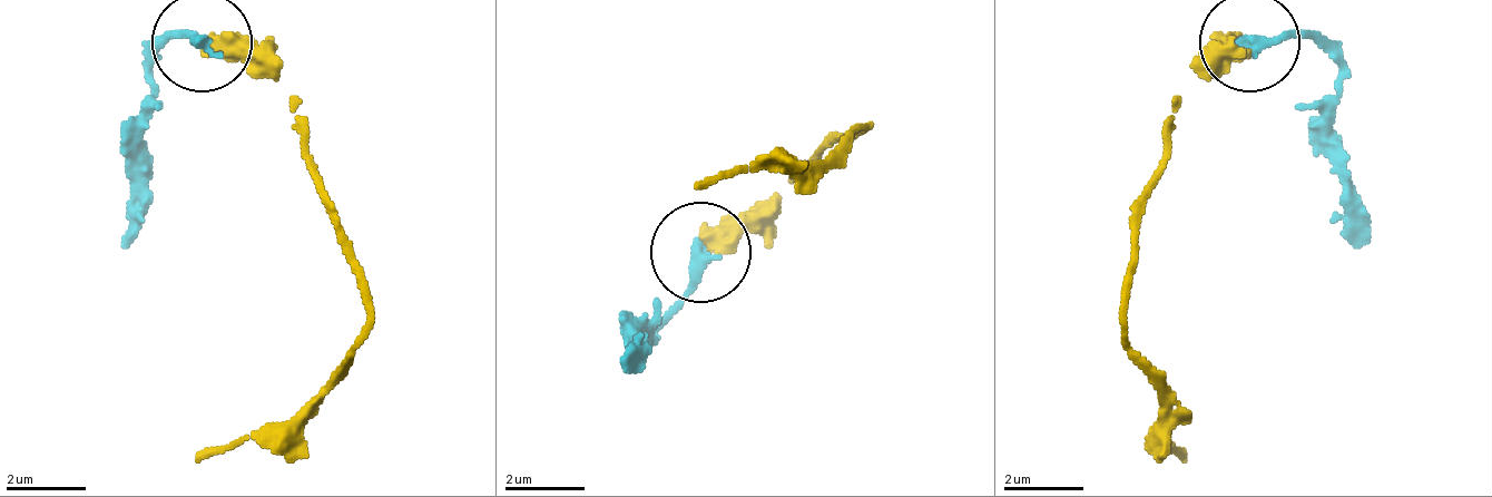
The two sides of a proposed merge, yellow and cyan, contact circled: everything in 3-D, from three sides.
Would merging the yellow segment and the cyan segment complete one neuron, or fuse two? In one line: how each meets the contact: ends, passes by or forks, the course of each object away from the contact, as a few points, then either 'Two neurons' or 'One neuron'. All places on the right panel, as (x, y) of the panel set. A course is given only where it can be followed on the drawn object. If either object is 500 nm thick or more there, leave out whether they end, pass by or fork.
At the ring yellow ends. At the ring cyan ends. Course of yellow: (1247, 39), (1237, 39), (1177, 99), (1167, 169), (1127, 300), (1127, 360), (1157, 420), (1187, 460). Course of cyan: (1247, 39), (1307, 39), (1337, 69), (1357, 250). One neuron

